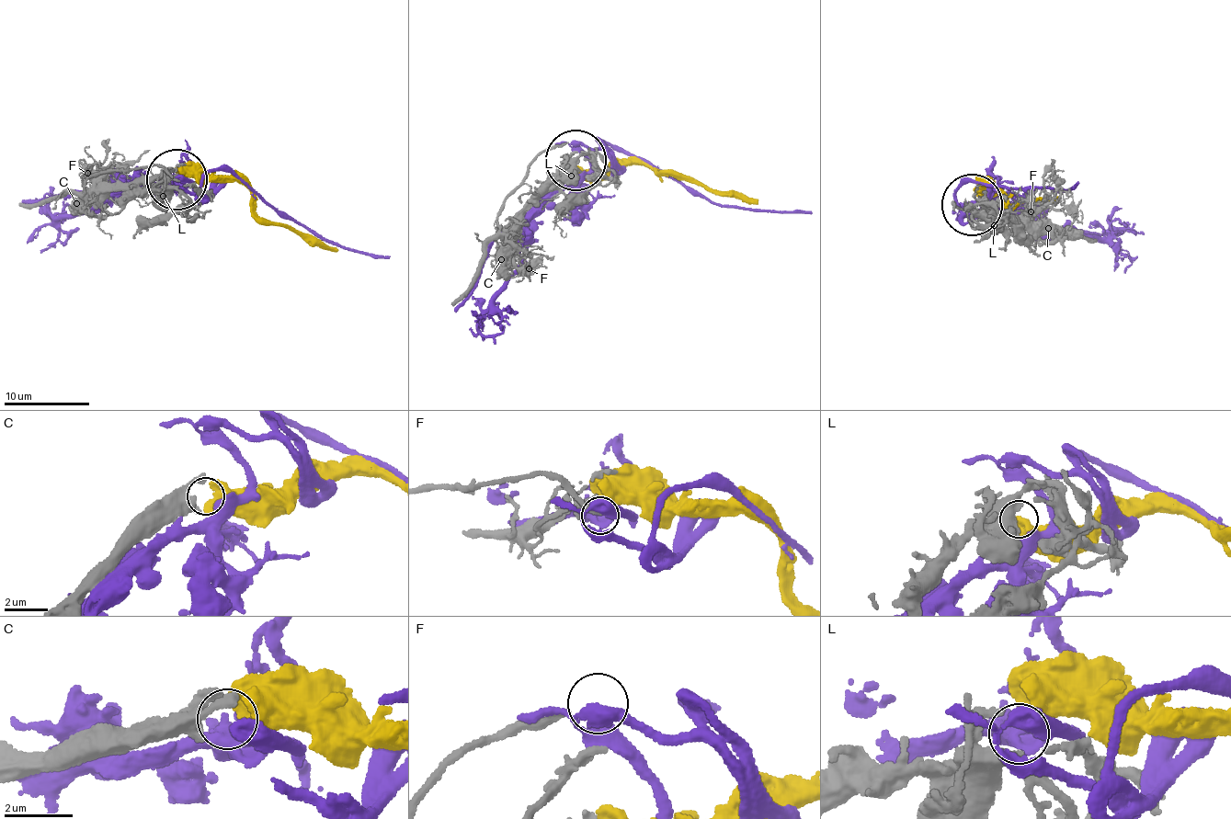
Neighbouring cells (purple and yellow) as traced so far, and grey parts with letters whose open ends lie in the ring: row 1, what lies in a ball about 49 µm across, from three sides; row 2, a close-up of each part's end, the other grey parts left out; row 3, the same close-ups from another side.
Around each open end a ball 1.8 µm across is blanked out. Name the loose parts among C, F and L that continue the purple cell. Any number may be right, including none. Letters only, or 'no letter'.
L

